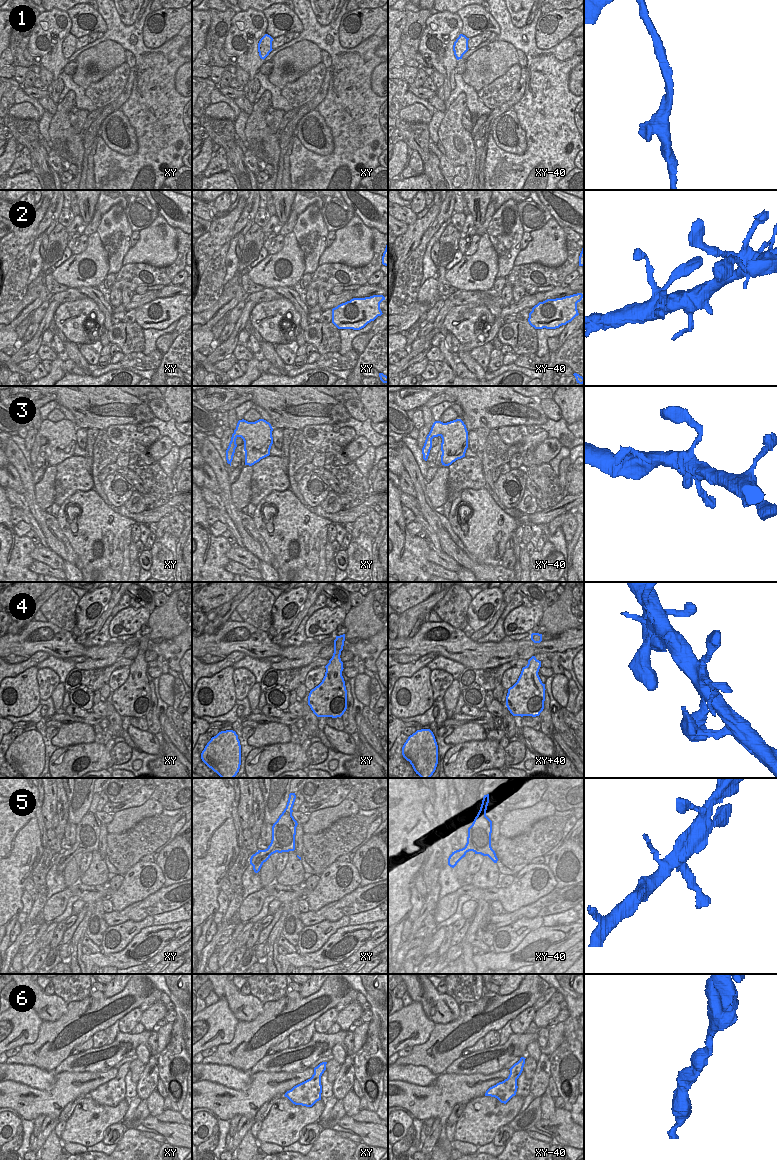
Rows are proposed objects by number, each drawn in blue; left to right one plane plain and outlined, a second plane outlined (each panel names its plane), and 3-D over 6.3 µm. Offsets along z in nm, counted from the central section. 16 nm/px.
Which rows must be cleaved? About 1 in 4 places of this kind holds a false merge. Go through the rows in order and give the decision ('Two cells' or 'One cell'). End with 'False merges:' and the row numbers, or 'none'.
1: One cell
2: One cell
3: One cell
4: One cell
5: One cell
6: One cell
False merges: none.

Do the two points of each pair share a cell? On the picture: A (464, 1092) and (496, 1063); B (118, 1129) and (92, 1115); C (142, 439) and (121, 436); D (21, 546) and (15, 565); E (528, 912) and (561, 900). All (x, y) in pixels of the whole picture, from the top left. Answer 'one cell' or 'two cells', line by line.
A: two cells
B: two cells
C: one cell
D: one cell
E: one cell

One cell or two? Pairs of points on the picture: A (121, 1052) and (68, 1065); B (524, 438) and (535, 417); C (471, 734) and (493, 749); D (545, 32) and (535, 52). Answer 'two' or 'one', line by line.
A: one
B: two
C: two
D: two

